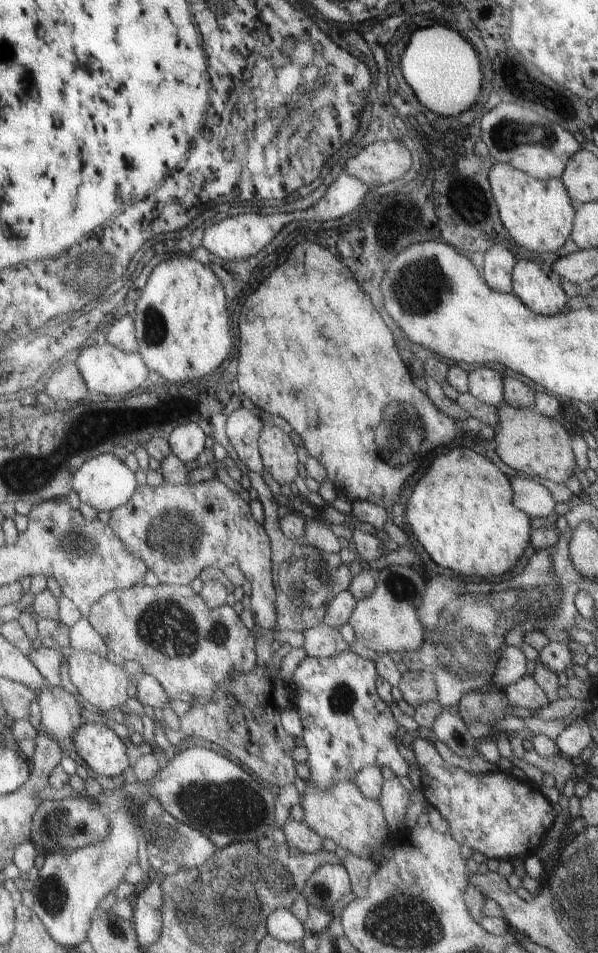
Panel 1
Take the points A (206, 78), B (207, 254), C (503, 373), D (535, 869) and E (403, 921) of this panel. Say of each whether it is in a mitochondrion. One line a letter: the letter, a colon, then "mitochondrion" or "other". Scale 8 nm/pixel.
A: other
B: other
C: other
D: mitochondrion
E: mitochondrion

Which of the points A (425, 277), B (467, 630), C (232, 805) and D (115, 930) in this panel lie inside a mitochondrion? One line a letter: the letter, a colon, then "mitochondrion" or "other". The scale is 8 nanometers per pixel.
A: mitochondrion
B: mitochondrion
C: mitochondrion
D: mitochondrion

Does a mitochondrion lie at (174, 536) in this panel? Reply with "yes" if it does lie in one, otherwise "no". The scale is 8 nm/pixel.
yes

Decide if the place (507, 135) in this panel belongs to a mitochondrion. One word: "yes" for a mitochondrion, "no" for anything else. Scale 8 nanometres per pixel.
yes

